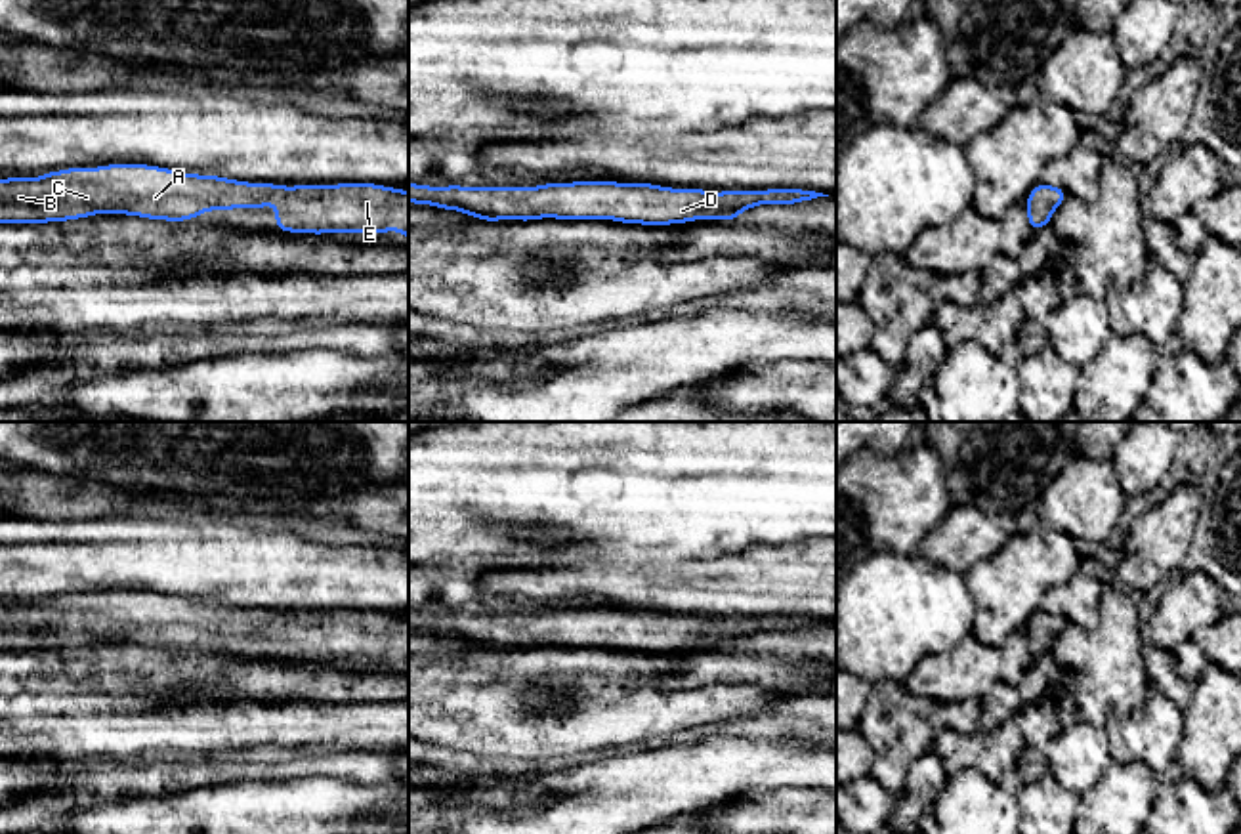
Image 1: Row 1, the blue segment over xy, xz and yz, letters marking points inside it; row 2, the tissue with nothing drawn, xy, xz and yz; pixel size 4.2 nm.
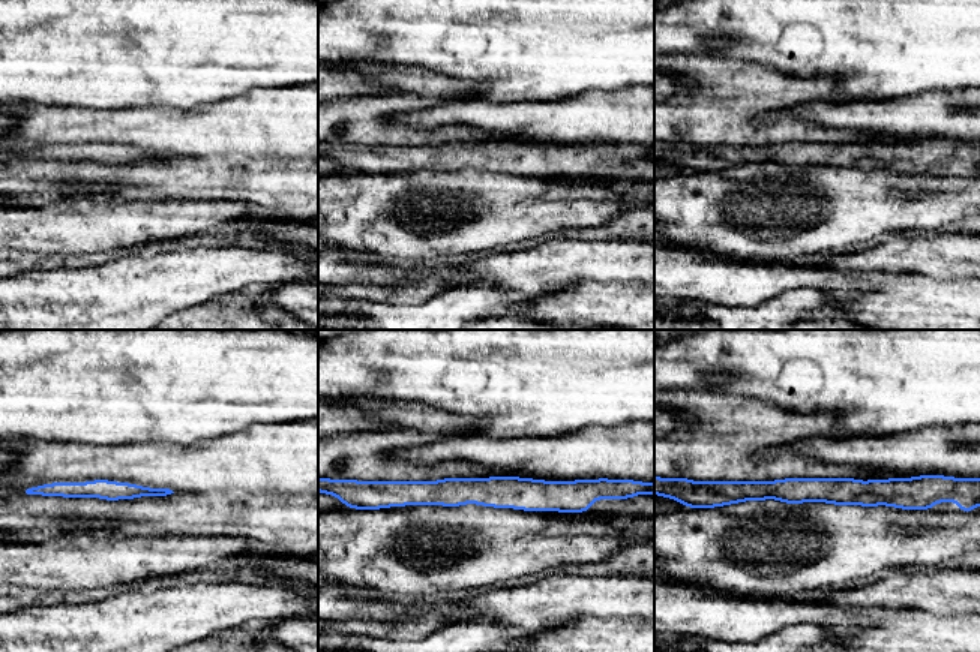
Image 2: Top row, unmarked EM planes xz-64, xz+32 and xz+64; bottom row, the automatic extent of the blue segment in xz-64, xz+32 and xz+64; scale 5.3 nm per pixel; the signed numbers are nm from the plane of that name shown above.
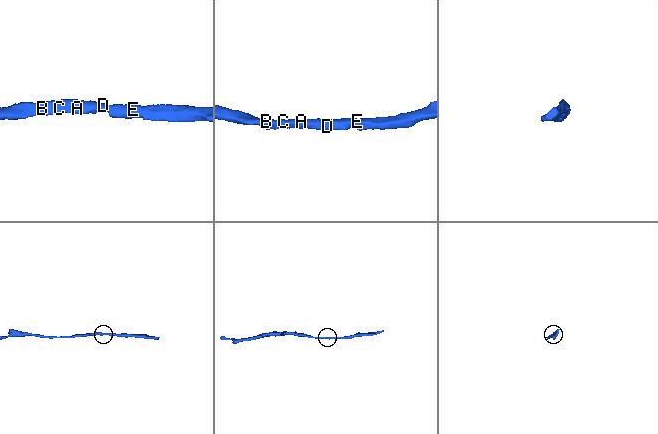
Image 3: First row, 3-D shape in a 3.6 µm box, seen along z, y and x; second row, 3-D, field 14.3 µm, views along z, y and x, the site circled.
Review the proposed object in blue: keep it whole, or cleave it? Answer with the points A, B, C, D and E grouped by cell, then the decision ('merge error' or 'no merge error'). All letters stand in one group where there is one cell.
A B C D E | no merge error

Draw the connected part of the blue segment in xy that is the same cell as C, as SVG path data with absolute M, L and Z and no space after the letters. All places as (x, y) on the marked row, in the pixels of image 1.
M107 164L95 168L67 168L38 177L11 176L0 179L0 223L36 223L82 219L97 214L124 214L145 219L185 221L210 210L275 206L275 225L286 233L389 233L399 231L409 240L409 191L376 183L336 185L275 185L227 179L221 176L187 174L151 164Z

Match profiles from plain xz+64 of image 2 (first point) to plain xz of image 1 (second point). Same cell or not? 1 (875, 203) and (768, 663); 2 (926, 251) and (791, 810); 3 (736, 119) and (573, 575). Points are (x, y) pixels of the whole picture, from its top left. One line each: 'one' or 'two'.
1: two
2: two
3: two

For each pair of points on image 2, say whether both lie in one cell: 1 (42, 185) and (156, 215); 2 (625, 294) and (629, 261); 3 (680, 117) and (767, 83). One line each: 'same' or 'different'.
1: different
2: different
3: same

